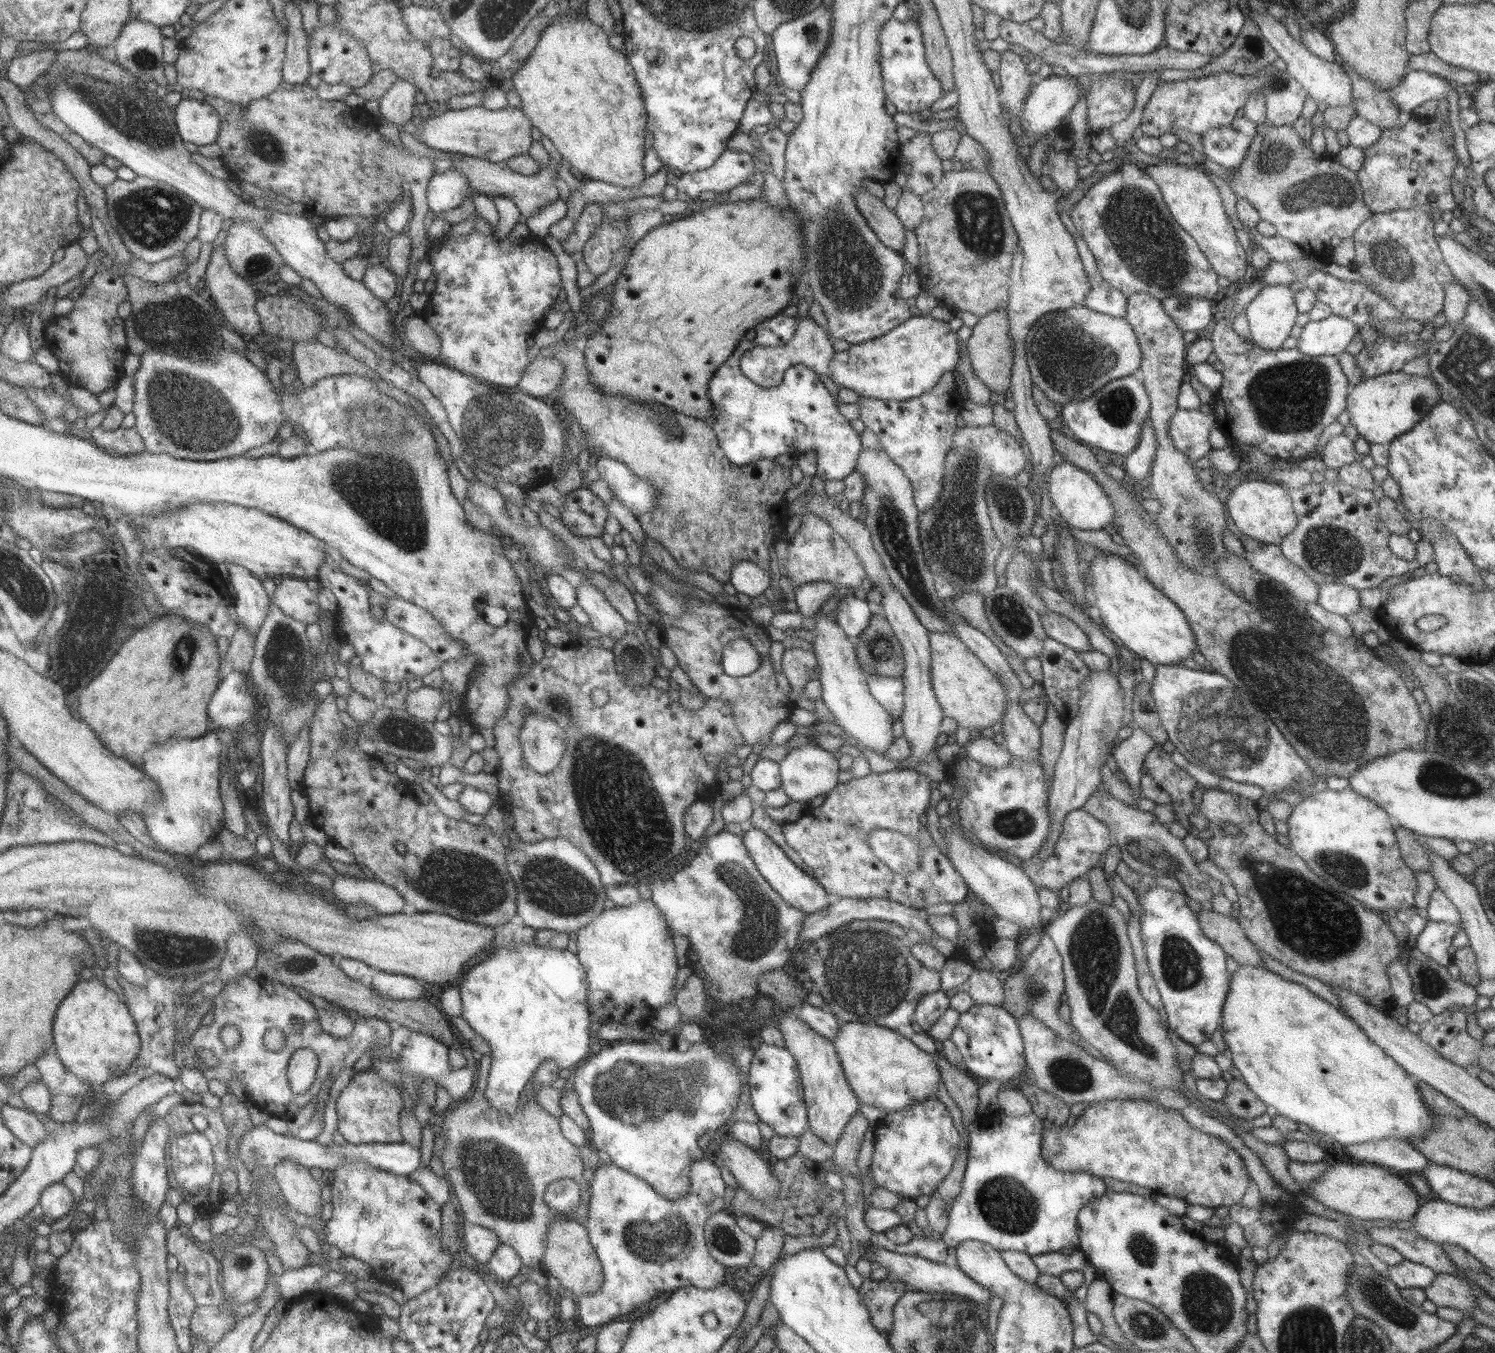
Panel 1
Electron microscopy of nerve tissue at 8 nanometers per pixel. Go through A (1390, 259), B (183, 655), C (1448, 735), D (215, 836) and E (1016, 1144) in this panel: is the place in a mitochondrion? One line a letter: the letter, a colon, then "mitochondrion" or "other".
A: mitochondrion
B: mitochondrion
C: mitochondrion
D: other
E: other

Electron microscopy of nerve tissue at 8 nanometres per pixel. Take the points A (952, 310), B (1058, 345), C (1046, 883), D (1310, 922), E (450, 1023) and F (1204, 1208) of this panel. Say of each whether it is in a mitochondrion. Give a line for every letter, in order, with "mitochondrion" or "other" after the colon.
A: other
B: mitochondrion
C: other
D: mitochondrion
E: other
F: other

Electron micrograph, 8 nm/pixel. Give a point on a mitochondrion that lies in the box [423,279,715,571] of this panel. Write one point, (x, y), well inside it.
(504, 432)

